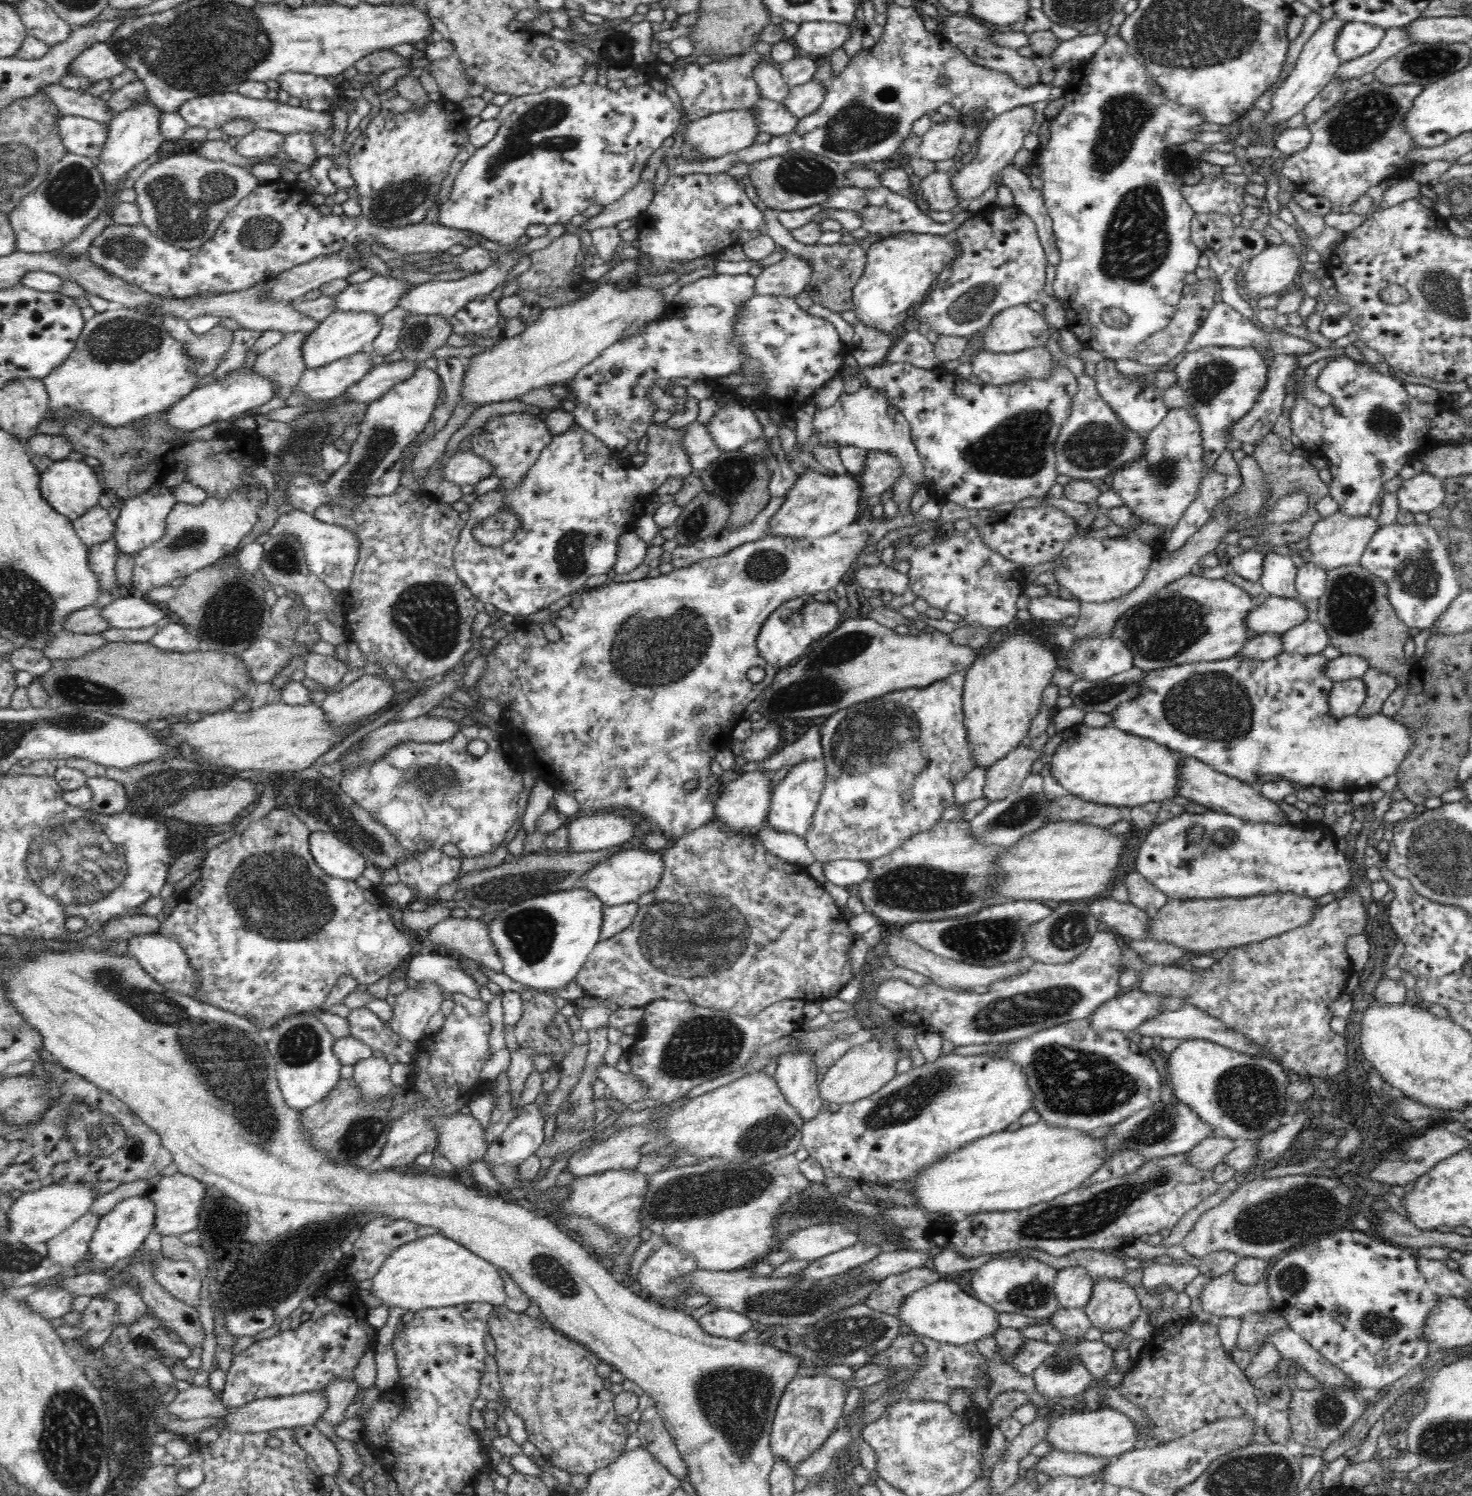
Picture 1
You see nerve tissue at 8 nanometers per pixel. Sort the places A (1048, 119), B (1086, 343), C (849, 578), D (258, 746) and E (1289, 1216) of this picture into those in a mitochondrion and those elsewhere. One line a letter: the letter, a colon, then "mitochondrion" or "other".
A: other
B: other
C: other
D: other
E: mitochondrion

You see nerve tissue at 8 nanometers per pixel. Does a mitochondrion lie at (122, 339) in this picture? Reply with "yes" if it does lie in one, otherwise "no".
yes

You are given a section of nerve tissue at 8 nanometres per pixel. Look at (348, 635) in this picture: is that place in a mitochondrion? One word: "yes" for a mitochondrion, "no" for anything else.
no

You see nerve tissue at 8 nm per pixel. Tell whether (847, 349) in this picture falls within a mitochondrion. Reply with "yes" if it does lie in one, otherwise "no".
no

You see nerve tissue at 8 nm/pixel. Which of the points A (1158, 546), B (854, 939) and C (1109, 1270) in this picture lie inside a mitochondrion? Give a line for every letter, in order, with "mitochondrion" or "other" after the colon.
A: other
B: other
C: other

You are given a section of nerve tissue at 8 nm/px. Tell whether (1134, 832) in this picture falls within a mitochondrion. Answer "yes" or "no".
no

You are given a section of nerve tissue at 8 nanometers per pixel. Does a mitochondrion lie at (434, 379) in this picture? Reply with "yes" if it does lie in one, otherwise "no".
no

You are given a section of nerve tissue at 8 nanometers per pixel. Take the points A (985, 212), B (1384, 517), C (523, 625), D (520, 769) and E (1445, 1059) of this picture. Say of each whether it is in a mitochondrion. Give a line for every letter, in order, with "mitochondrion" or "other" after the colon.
A: other
B: other
C: other
D: other
E: other

